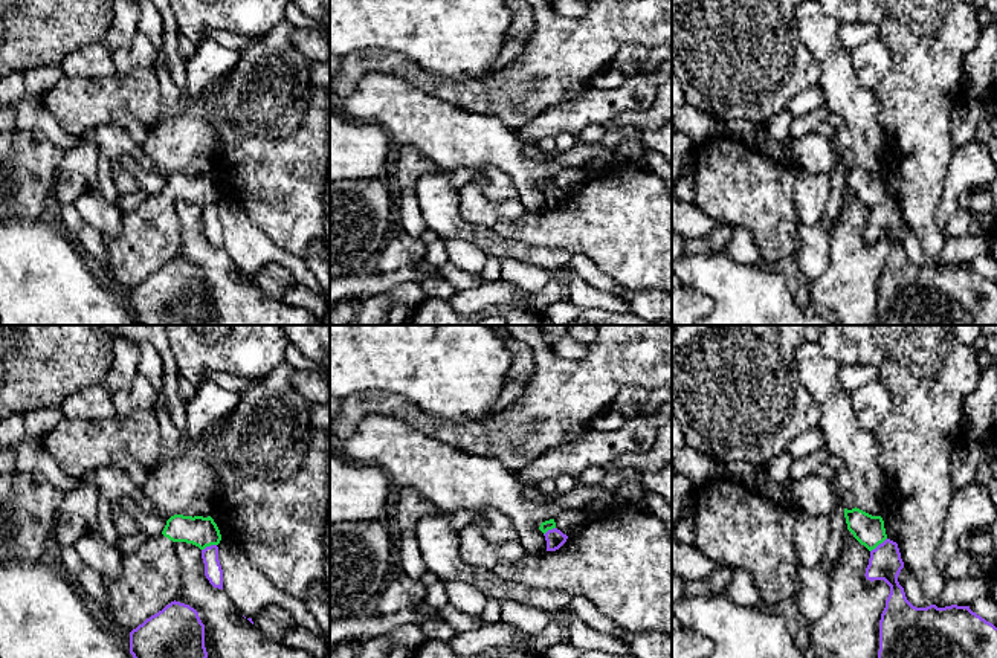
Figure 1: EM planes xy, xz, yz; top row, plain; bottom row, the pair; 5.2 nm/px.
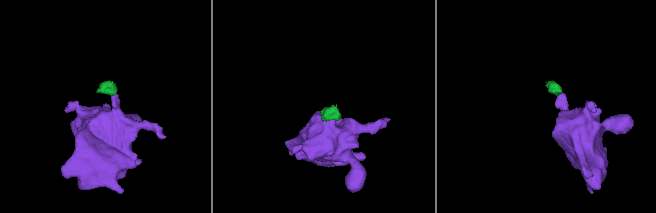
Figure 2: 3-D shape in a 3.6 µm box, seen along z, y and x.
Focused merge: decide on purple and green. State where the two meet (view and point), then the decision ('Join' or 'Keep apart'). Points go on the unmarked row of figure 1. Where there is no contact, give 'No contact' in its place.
Touches purple at yz (880, 202). Keep apart

